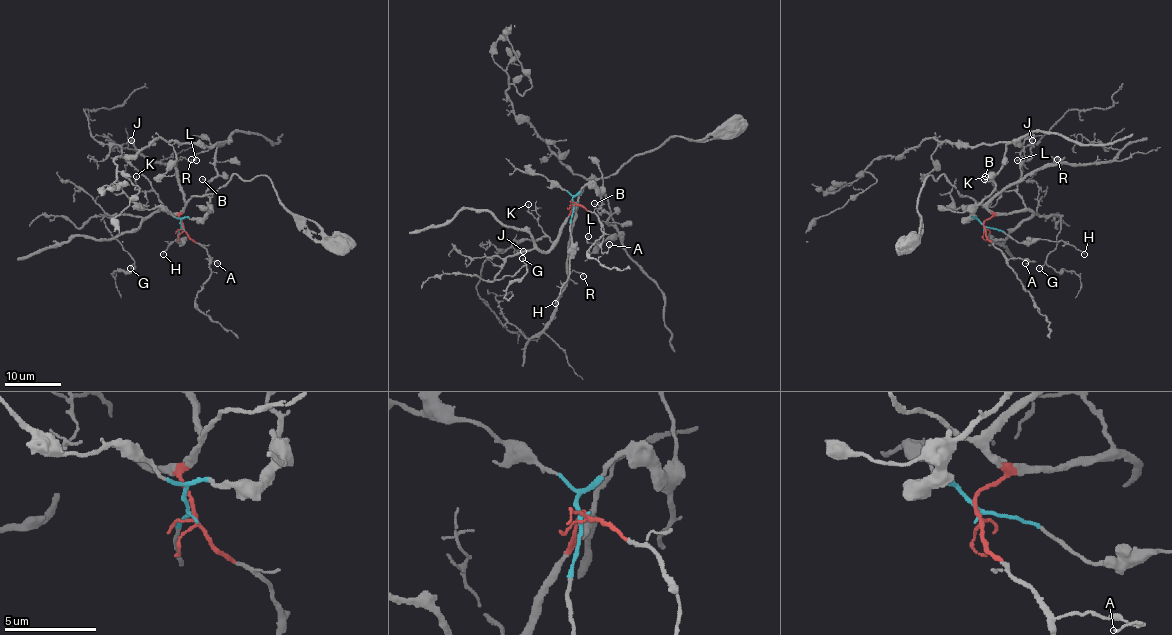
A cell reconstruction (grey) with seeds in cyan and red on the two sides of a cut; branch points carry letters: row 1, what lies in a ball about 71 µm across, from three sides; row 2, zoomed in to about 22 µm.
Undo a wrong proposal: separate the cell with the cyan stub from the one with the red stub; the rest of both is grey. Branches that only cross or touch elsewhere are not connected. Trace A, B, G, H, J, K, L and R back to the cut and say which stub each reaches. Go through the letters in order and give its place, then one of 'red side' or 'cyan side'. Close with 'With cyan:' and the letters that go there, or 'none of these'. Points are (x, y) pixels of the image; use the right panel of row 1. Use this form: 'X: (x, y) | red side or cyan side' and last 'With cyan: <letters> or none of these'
A: (1025, 263) | red side
B: (984, 179) | cyan side
G: (1039, 268) | red side
H: (1084, 254) | cyan side
J: (1032, 140) | red side
K: (985, 176) | red side
L: (1017, 160) | cyan side
R: (1057, 159) | red side
With cyan: B, H, L

